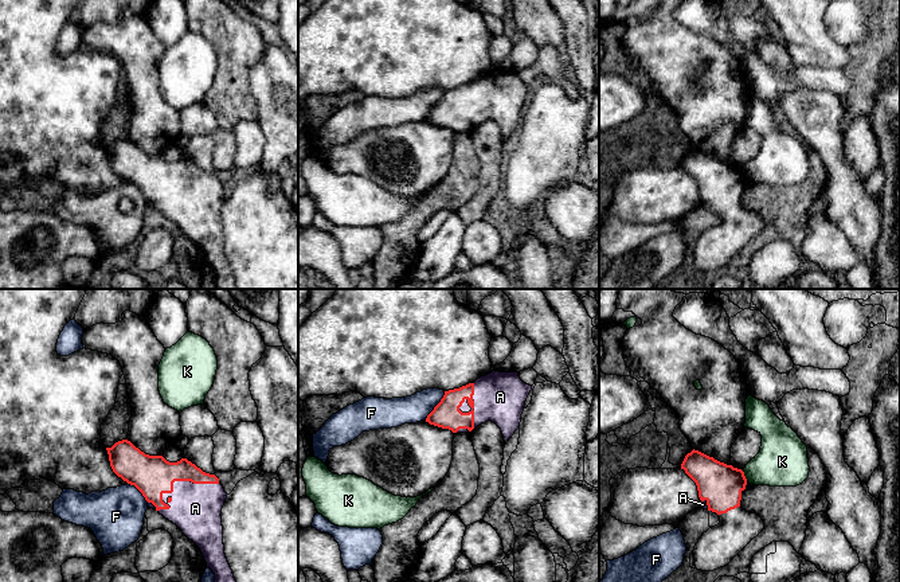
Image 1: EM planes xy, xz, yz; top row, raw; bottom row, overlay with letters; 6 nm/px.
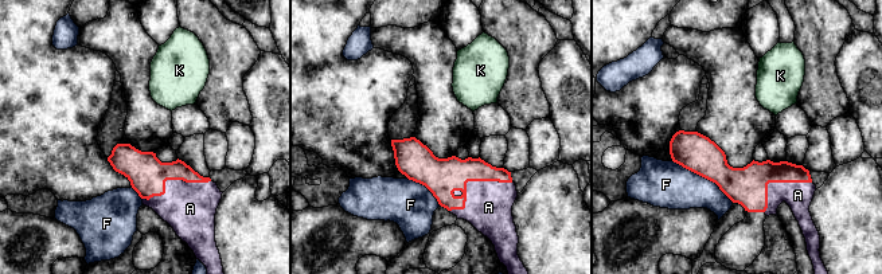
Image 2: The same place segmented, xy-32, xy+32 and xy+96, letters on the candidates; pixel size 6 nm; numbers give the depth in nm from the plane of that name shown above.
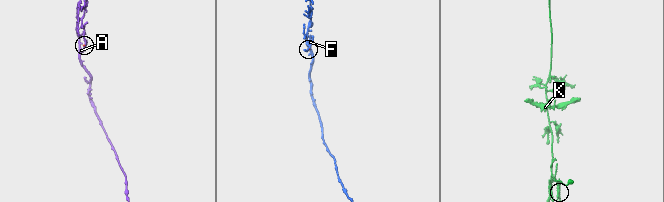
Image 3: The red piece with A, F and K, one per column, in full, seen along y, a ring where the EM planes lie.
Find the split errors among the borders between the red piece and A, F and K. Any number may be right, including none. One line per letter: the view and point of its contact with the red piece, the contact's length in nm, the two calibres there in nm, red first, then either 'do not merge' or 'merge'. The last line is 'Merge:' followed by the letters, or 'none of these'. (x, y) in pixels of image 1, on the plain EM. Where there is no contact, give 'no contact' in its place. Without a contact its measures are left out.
A: xy (176, 179) | 400 nm | 240/300 nm | merge
F: xz (435, 105) | 220 nm | 170/170 nm | do not merge
K: yz (744, 175) | 70 nm | 260/300 nm | do not merge
Merge: A

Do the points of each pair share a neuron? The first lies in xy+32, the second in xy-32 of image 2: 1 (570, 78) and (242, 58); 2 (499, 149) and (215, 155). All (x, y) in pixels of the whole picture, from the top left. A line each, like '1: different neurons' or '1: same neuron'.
1: different neurons
2: different neurons

